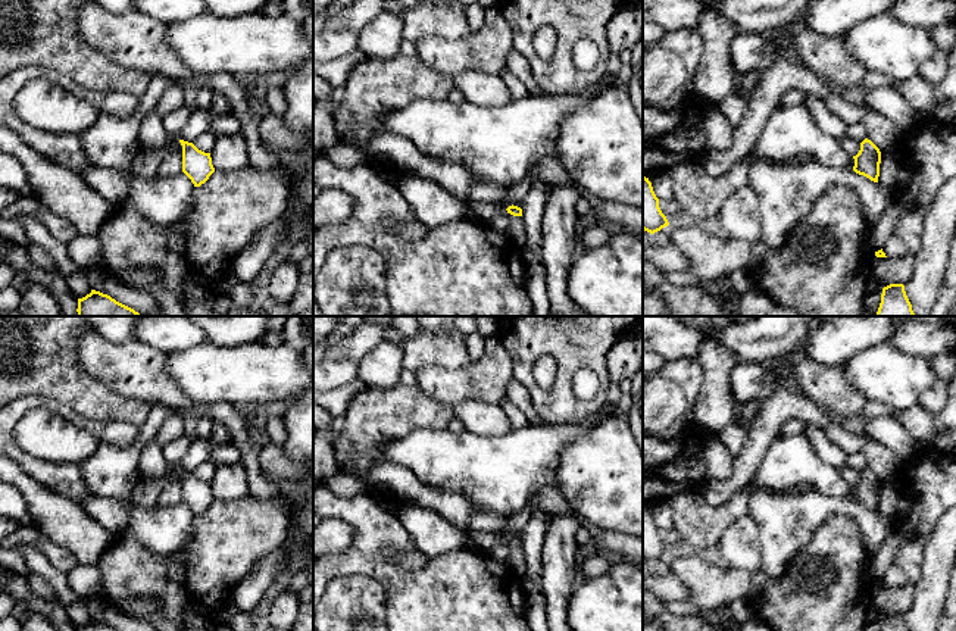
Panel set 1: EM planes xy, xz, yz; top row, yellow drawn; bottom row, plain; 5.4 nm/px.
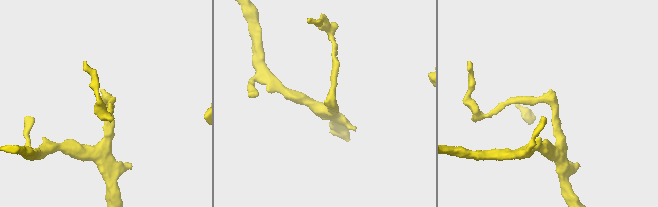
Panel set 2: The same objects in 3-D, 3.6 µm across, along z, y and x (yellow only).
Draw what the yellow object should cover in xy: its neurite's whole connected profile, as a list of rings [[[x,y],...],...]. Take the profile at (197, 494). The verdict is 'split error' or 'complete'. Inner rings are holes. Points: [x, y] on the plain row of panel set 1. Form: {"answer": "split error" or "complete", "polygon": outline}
{"answer": "split error", "polygon": [[[151,404],[131,446],[116,447],[99,441],[93,456],[78,465],[91,494],[116,499],[128,507],[129,522],[124,531],[154,555],[179,550],[190,534],[193,519],[204,513],[215,502],[210,482],[184,469],[179,469],[182,475],[179,503],[163,509],[143,509],[131,502],[131,493],[140,478],[138,459],[143,447],[156,437],[171,413],[172,410],[163,404]]]}

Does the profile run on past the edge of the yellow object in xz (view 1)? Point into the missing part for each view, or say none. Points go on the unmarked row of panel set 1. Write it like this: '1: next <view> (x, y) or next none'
1: next none

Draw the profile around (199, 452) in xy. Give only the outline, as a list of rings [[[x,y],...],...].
[[[196,438],[191,441],[191,446],[187,454],[182,457],[179,465],[174,471],[188,471],[194,472],[194,469],[207,462],[210,457],[210,452],[216,443],[212,438]]]

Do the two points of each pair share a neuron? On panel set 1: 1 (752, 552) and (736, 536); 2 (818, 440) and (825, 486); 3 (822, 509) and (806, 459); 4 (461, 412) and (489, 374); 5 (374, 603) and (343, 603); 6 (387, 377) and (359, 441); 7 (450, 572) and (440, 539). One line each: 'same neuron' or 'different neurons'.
1: same neuron
2: different neurons
3: different neurons
4: different neurons
5: same neuron
6: different neurons
7: different neurons

